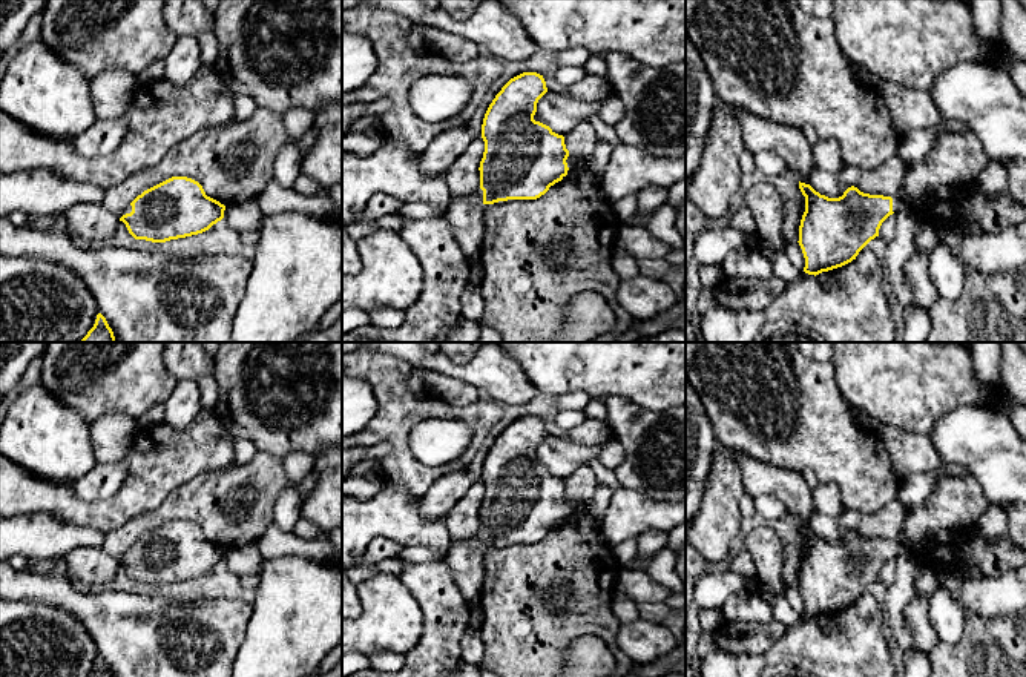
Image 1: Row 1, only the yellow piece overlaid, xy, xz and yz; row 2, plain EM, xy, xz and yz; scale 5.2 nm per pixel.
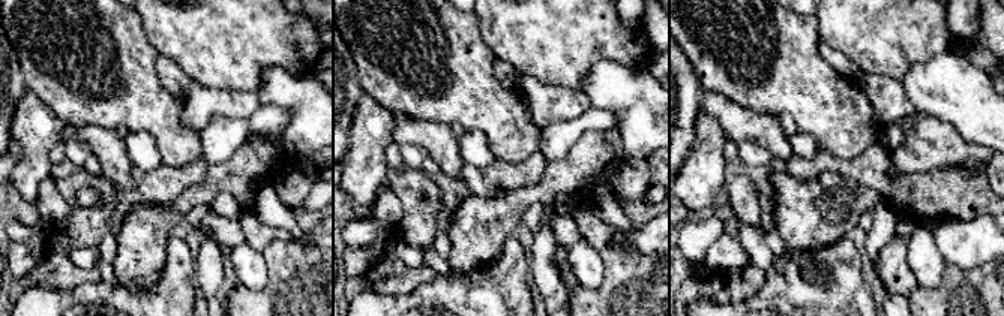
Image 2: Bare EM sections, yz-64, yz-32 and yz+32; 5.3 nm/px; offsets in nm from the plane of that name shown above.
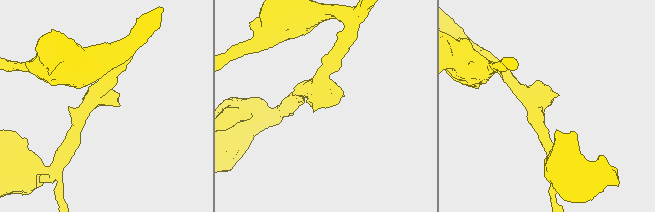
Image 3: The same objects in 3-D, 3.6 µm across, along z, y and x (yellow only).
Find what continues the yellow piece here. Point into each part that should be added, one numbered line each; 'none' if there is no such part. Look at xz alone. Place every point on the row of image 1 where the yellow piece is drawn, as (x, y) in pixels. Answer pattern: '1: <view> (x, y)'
1: xz (465, 215)

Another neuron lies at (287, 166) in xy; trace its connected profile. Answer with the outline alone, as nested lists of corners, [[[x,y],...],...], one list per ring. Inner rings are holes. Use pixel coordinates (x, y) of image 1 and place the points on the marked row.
[[[290,138],[275,160],[273,180],[285,189],[293,189],[296,178],[301,175],[302,160],[304,150],[299,140]]]

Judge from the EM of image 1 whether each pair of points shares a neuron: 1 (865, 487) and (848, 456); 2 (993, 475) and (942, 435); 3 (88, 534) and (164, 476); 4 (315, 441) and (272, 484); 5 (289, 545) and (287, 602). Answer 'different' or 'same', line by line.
1: same
2: same
3: different
4: different
5: different

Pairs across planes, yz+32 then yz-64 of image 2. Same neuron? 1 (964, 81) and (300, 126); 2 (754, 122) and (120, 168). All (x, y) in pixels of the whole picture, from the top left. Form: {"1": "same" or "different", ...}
{"1": "same", "2": "same"}

